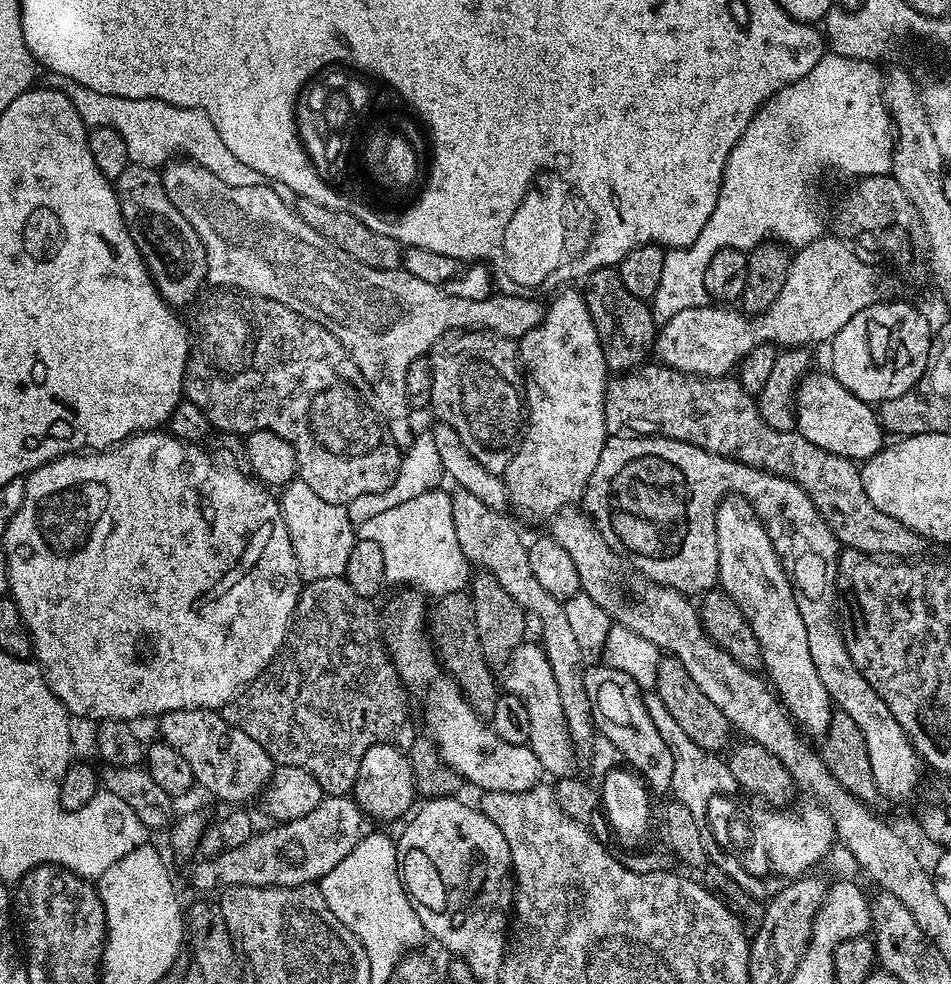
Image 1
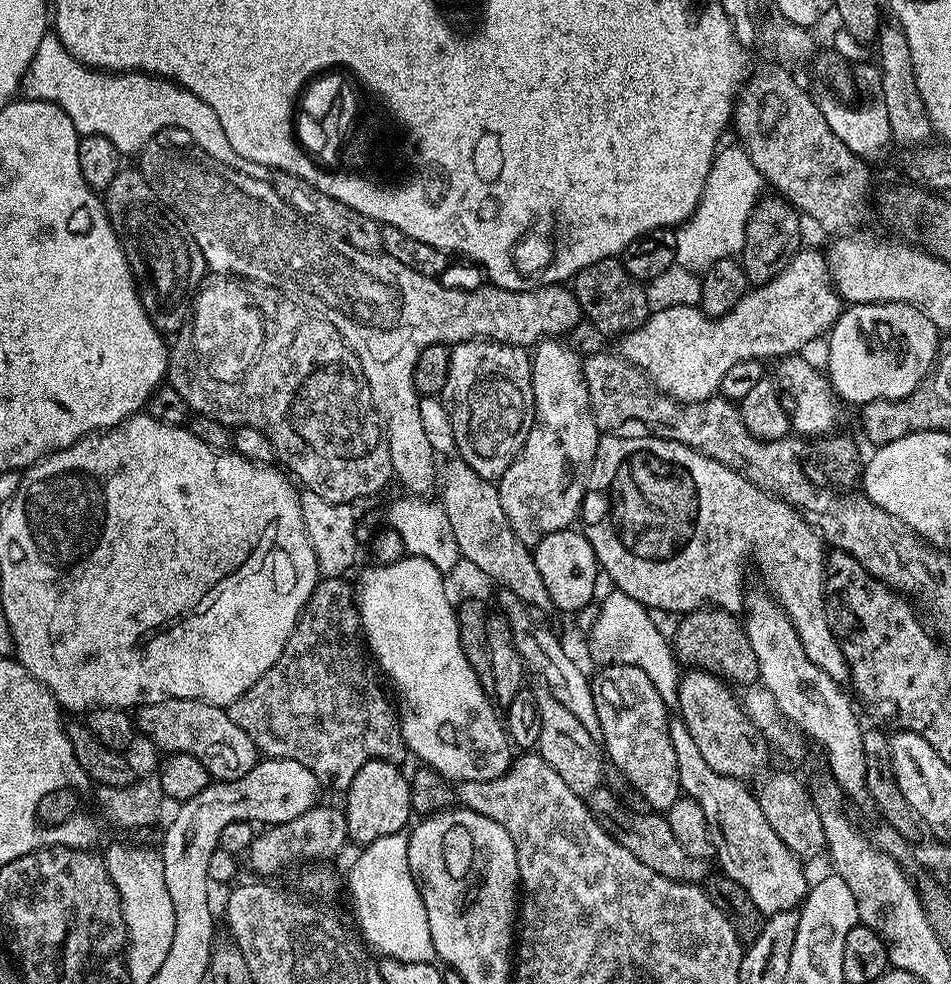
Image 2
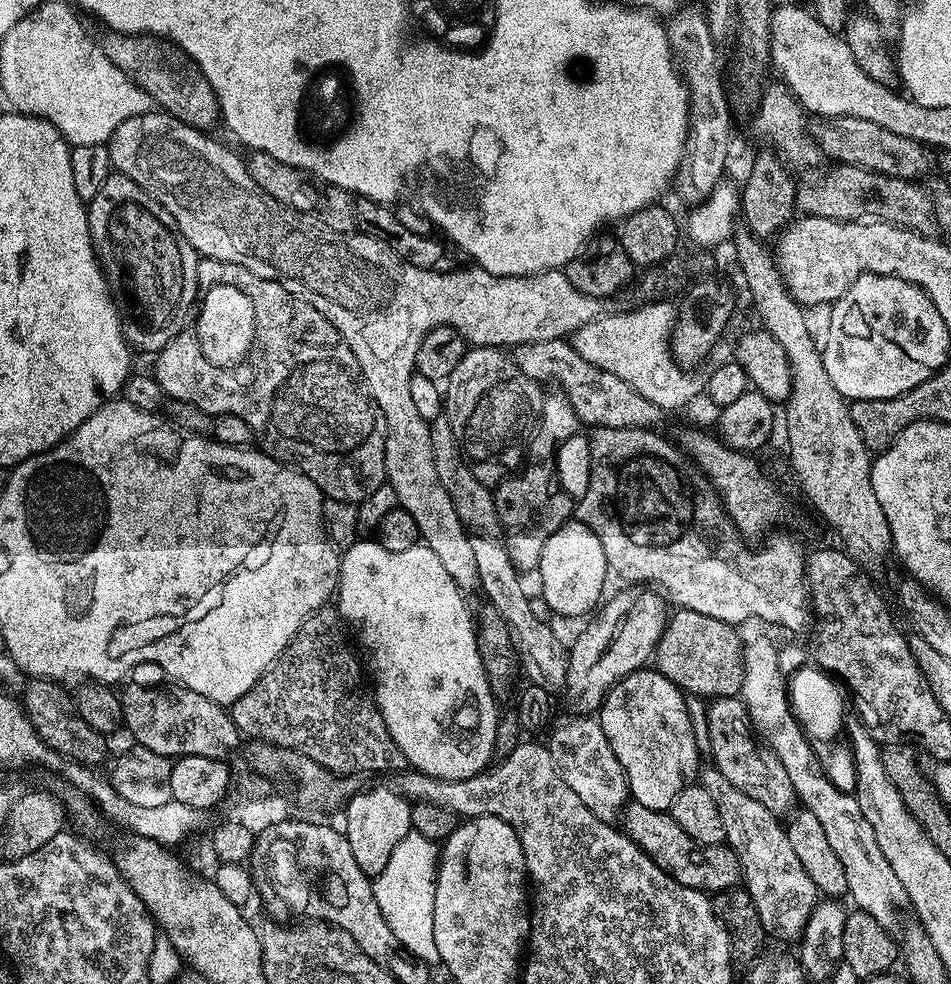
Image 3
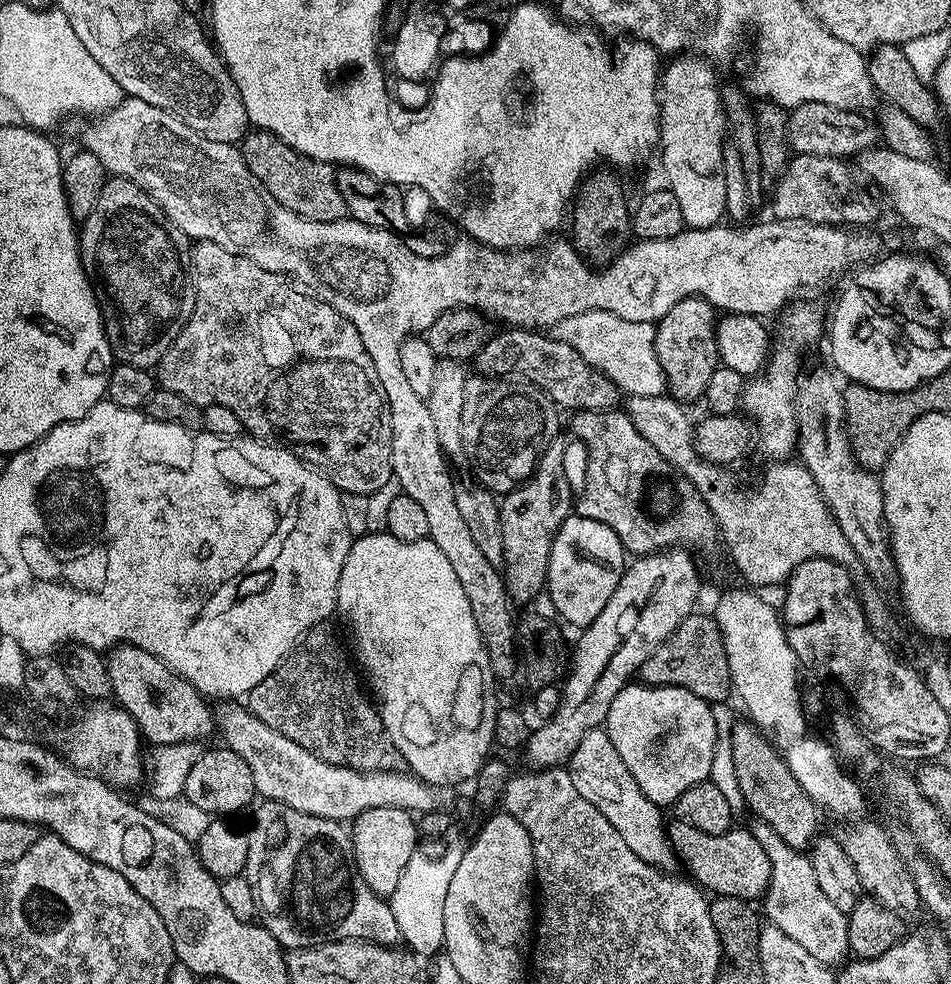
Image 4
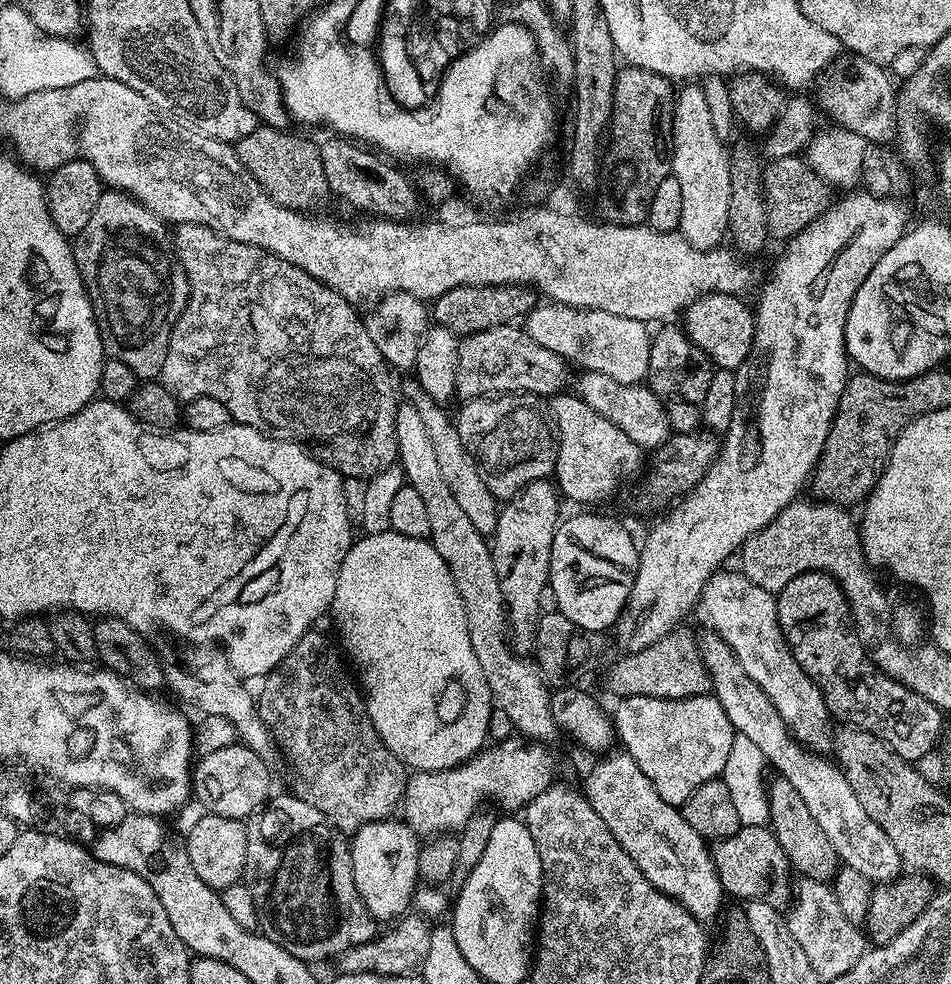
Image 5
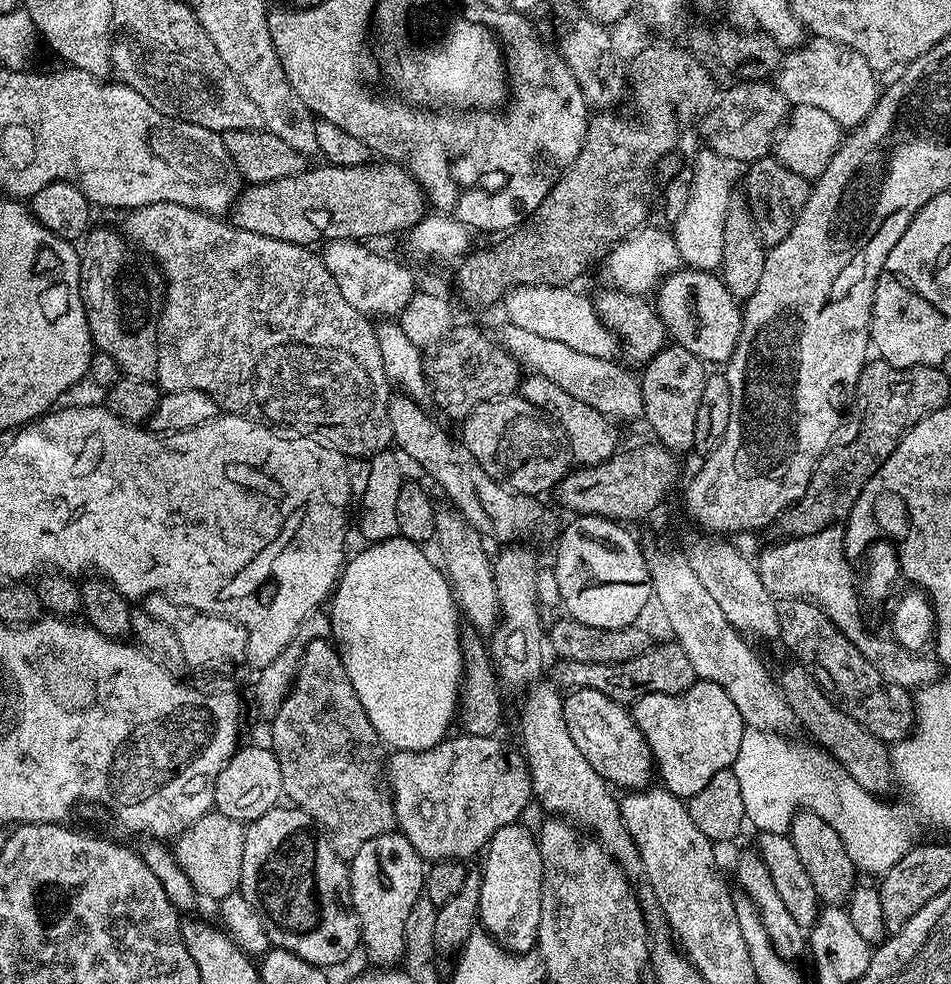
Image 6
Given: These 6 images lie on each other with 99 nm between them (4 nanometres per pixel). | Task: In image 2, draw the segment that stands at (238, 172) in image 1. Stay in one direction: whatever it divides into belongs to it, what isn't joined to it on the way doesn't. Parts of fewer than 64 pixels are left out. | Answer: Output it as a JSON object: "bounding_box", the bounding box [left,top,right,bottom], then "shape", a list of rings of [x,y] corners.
{"bounding_box":[22,35,270,179],"shape":[[[45,35],[44,41],[38,46],[28,73],[24,75],[22,92],[29,100],[54,102],[62,110],[66,110],[70,122],[74,122],[74,126],[81,136],[102,134],[102,138],[110,138],[110,142],[114,142],[114,146],[118,146],[121,157],[135,157],[151,142],[154,134],[158,134],[163,128],[181,128],[192,137],[193,142],[197,142],[206,150],[206,154],[218,158],[218,162],[222,162],[242,174],[250,174],[250,178],[269,179],[270,169],[258,162],[250,162],[250,158],[242,158],[242,154],[238,154],[234,150],[234,146],[230,146],[230,138],[226,138],[226,130],[222,130],[222,122],[218,118],[218,114],[214,114],[214,110],[210,106],[206,106],[206,102],[202,102],[202,98],[198,98],[193,92],[187,92],[179,84],[159,76],[150,76],[143,72],[113,74],[89,68],[82,61],[75,60],[66,50],[64,43],[55,35]]]}

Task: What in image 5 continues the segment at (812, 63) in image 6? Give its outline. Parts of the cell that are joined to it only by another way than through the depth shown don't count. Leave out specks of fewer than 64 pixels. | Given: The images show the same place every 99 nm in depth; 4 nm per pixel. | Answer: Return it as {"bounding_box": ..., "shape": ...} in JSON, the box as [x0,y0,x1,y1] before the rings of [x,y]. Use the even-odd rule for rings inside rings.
{"bounding_box":[818,59,898,144],"shape":[[[853,59],[852,77],[847,80],[840,76],[837,80],[828,80],[820,88],[818,104],[825,113],[833,116],[835,123],[875,144],[888,144],[898,136],[897,89],[892,88],[893,77],[881,65],[869,60]],[[885,72],[885,73],[884,73]],[[828,111],[828,112],[827,112]]]}

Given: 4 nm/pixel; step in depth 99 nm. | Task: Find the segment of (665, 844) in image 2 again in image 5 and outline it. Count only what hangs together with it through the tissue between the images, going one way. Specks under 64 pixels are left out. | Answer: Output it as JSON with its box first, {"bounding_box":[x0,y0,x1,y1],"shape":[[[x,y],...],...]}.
{"bounding_box":[710,826,794,910],"shape":[[[741,826],[738,834],[715,841],[710,851],[714,870],[729,897],[737,896],[740,902],[764,900],[781,910],[791,905],[794,899],[794,873],[771,827]]]}

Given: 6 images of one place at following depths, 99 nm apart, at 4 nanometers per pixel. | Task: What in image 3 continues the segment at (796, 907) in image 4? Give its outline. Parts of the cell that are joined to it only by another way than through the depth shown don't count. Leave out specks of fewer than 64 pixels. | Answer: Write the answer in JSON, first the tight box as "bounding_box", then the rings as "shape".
{"bounding_box":[699,766,818,941],"shape":[[[714,766],[706,768],[699,773],[699,783],[708,787],[710,798],[714,798],[718,806],[718,814],[722,814],[724,839],[738,858],[743,887],[747,888],[750,898],[754,898],[754,906],[758,909],[758,918],[762,918],[765,933],[769,937],[781,936],[784,940],[795,941],[804,935],[806,922],[818,903],[818,893],[814,882],[810,882],[810,874],[802,870],[802,862],[798,862],[790,846],[787,827],[782,823],[781,817],[766,810],[762,802],[754,802],[754,798],[750,798],[750,794],[742,794],[738,786],[730,786],[730,782],[726,782],[726,778],[722,778],[722,774]]]}

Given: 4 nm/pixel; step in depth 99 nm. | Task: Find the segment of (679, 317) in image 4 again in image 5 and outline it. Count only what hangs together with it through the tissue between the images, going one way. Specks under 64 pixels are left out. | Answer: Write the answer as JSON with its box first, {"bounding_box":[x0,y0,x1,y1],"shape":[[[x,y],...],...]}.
{"bounding_box":[646,322,714,433],"shape":[[[668,322],[661,328],[664,329],[652,336],[646,384],[662,402],[662,410],[666,410],[673,433],[694,432],[702,424],[702,402],[706,402],[706,389],[710,386],[714,365],[683,327],[676,325],[675,328]]]}

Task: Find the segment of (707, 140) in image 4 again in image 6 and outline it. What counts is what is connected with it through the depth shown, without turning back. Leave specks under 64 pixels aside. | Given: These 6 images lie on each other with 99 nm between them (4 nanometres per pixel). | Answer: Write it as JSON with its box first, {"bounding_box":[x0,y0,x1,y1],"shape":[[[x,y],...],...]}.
{"bounding_box":[671,146,734,272],"shape":[[[707,146],[701,149],[690,171],[686,210],[678,214],[671,234],[676,240],[681,261],[687,267],[710,272],[719,269],[722,262],[722,230],[726,226],[726,210],[734,188],[728,185],[728,172],[724,169],[726,164],[722,157]]]}

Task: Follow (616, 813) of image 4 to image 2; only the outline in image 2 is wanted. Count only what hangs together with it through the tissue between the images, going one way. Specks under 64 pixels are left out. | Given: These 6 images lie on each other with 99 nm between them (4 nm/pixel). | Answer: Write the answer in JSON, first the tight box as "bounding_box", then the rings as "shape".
{"bounding_box":[536,690,606,797],"shape":[[[547,690],[536,692],[538,714],[542,718],[542,734],[538,745],[538,755],[544,759],[554,770],[558,770],[562,782],[574,790],[574,794],[582,797],[591,796],[595,788],[601,787],[606,768],[606,756],[601,745],[590,738],[590,733],[579,724],[570,711],[558,702]]]}

